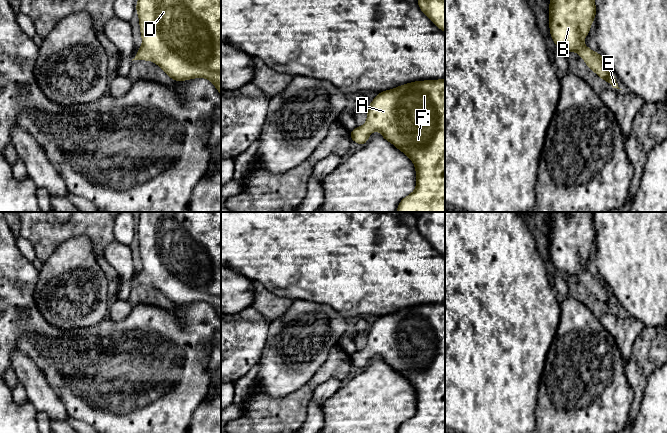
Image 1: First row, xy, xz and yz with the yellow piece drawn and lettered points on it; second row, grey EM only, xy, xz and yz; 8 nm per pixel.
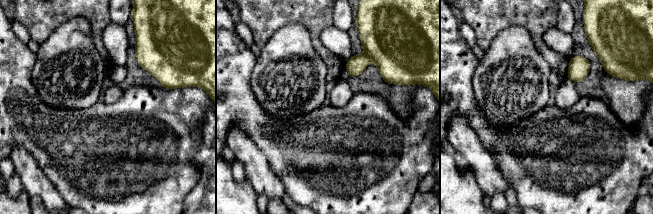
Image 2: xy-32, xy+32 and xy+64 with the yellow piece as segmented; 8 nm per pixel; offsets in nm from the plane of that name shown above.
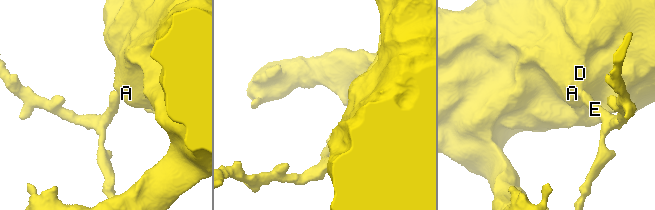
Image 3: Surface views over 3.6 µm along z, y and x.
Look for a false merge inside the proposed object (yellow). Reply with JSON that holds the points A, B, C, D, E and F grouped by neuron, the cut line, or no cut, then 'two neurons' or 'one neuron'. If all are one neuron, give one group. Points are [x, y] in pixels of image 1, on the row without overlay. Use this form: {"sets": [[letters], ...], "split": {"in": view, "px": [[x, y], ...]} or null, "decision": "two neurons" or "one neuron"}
{"sets": [["A", "B", "C", "D", "E", "F"]], "split": null, "decision": "one neuron"}

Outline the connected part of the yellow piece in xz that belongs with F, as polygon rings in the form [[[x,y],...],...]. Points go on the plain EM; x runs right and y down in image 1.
[[[445,302],[440,304],[415,305],[402,310],[378,317],[377,321],[368,330],[367,345],[363,350],[356,351],[350,356],[351,364],[363,370],[373,355],[380,355],[385,364],[406,378],[416,392],[416,413],[403,422],[397,433],[445,433]]]

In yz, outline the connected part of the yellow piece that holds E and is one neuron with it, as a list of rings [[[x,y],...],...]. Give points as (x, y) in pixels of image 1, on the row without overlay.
[[[550,212],[549,251],[556,270],[562,275],[577,276],[587,290],[601,303],[609,306],[613,312],[620,313],[610,292],[602,280],[584,269],[591,248],[596,240],[594,212]]]

